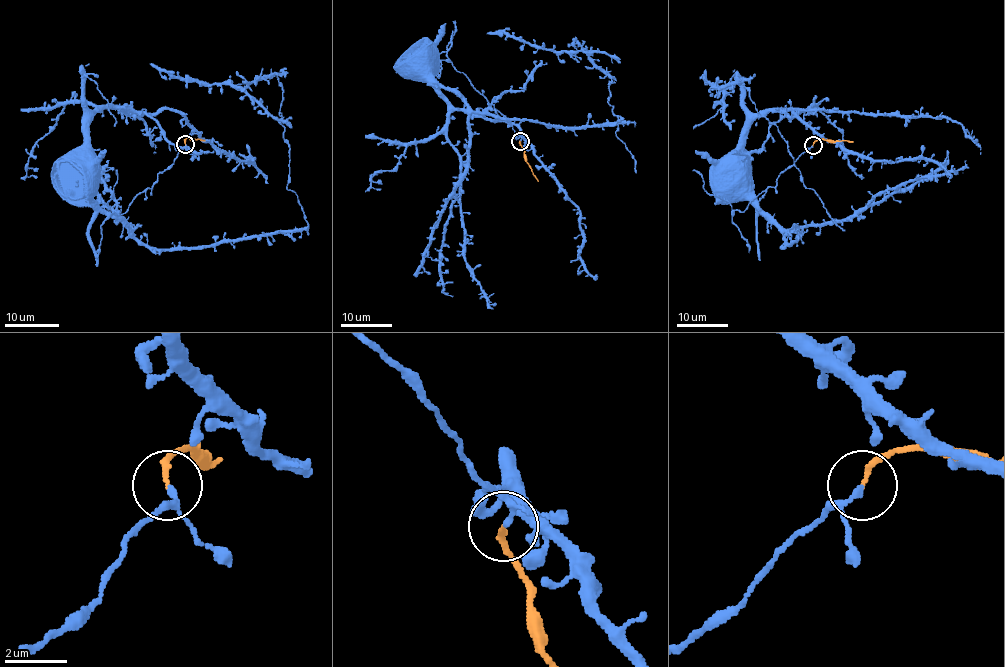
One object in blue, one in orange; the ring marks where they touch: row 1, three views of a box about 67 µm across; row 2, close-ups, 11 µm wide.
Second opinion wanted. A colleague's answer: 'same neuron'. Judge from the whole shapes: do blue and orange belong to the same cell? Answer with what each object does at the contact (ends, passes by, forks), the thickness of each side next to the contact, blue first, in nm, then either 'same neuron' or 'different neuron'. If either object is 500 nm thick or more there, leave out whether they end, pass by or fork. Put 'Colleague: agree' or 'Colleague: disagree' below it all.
blue forks; orange ends; calibres 100 and 170 nm; same neuron
Colleague: agree

